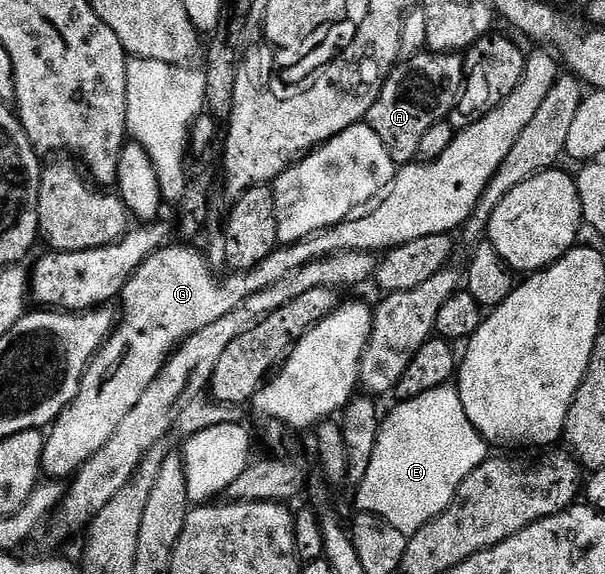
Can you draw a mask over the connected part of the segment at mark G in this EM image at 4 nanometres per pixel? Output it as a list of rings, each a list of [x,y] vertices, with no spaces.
[[[549,49],[537,50],[541,51],[535,52],[534,55],[530,54],[526,58],[525,72],[519,81],[519,85],[515,85],[511,97],[507,97],[502,103],[495,105],[495,109],[491,109],[491,113],[487,113],[479,121],[460,128],[454,134],[451,145],[447,145],[447,149],[443,149],[439,158],[404,164],[394,174],[391,186],[384,192],[383,198],[376,204],[378,207],[374,211],[366,210],[361,213],[366,213],[366,215],[358,214],[356,217],[350,217],[344,223],[336,223],[335,226],[327,228],[326,231],[319,231],[316,235],[308,235],[306,239],[301,239],[297,243],[278,246],[277,250],[271,253],[271,257],[267,257],[265,261],[255,265],[255,269],[229,273],[224,277],[209,267],[209,260],[200,250],[197,252],[193,248],[196,246],[193,245],[181,245],[185,247],[166,245],[160,247],[151,257],[147,257],[147,261],[143,261],[143,265],[139,265],[139,269],[122,289],[119,304],[121,303],[125,312],[120,312],[119,322],[113,328],[113,334],[97,350],[96,357],[89,362],[89,368],[85,371],[79,393],[73,398],[71,405],[63,409],[63,413],[56,423],[48,428],[45,435],[43,457],[41,458],[44,474],[49,477],[61,477],[57,475],[75,476],[82,465],[89,458],[95,456],[95,453],[102,449],[103,445],[114,436],[115,429],[119,428],[123,422],[123,417],[138,404],[144,391],[155,381],[155,377],[159,377],[163,365],[169,360],[169,356],[180,347],[184,339],[191,337],[191,333],[199,333],[199,329],[204,329],[206,325],[212,325],[213,322],[219,321],[219,317],[227,317],[227,313],[231,313],[231,309],[243,305],[243,301],[247,301],[247,297],[267,289],[275,281],[287,277],[287,273],[291,273],[311,261],[321,259],[324,255],[334,255],[340,251],[381,253],[386,249],[400,247],[403,243],[415,241],[419,237],[447,235],[456,232],[456,227],[457,230],[464,228],[465,222],[469,220],[475,205],[479,201],[479,197],[483,197],[483,191],[487,189],[487,185],[495,177],[497,170],[503,165],[503,161],[507,161],[507,153],[511,153],[515,141],[519,141],[519,133],[523,133],[523,129],[527,129],[529,122],[535,118],[535,112],[541,108],[543,101],[547,98],[547,92],[551,90],[551,85],[555,85],[559,74],[559,63],[554,52]]]

